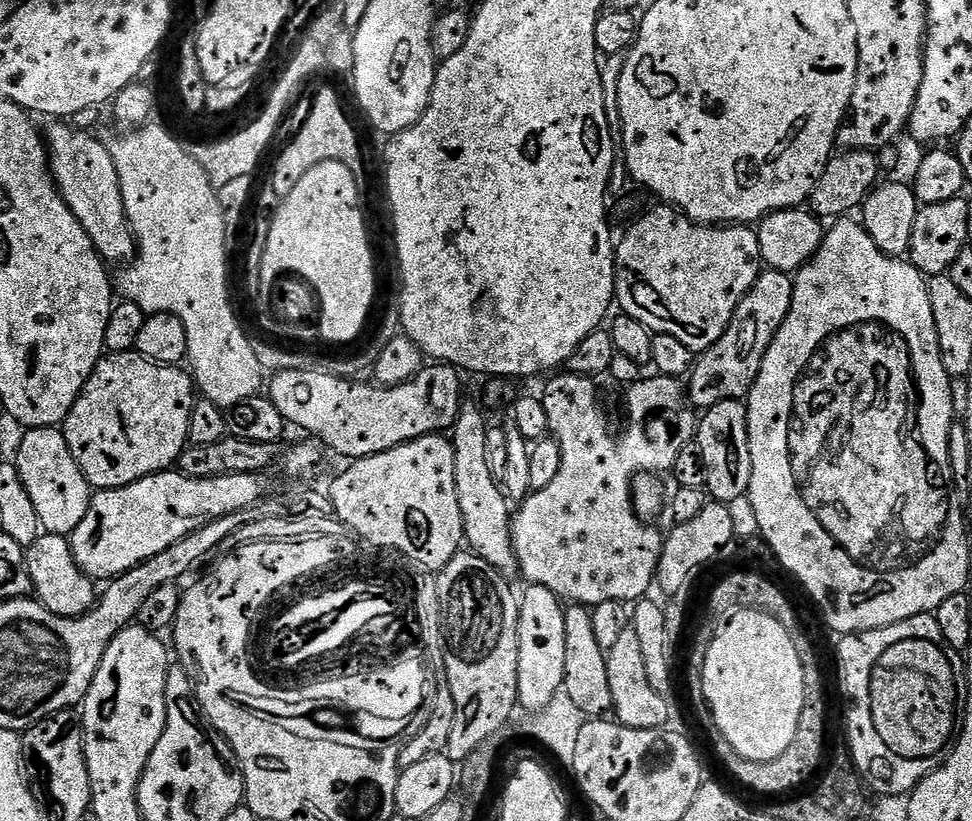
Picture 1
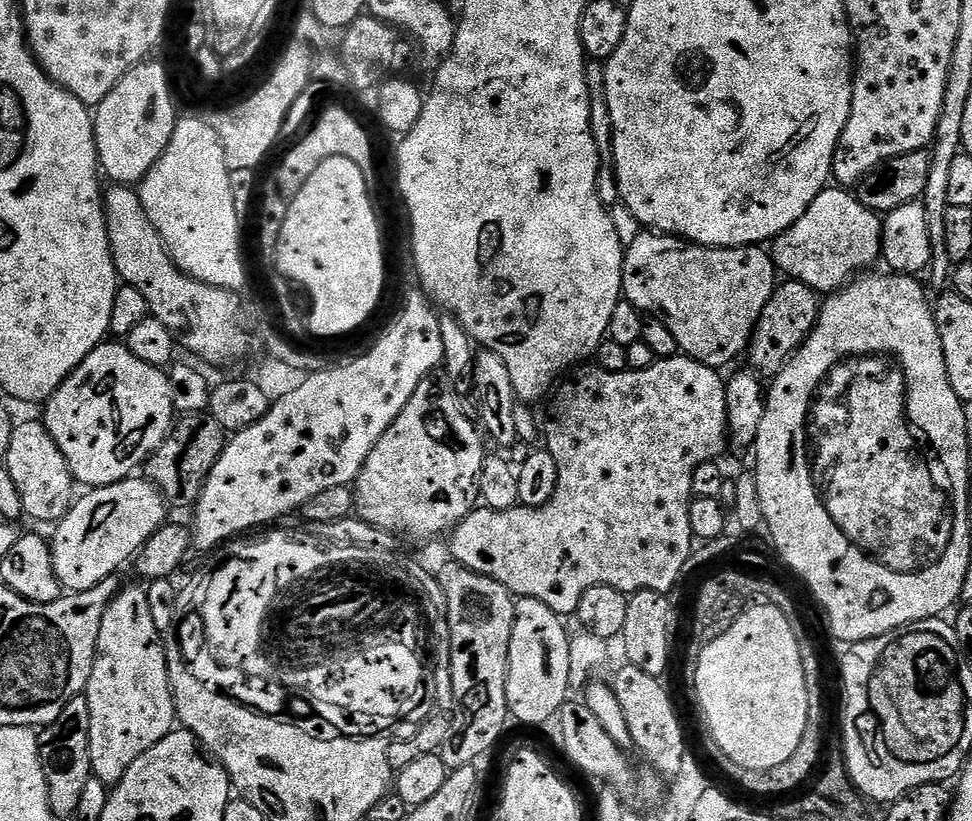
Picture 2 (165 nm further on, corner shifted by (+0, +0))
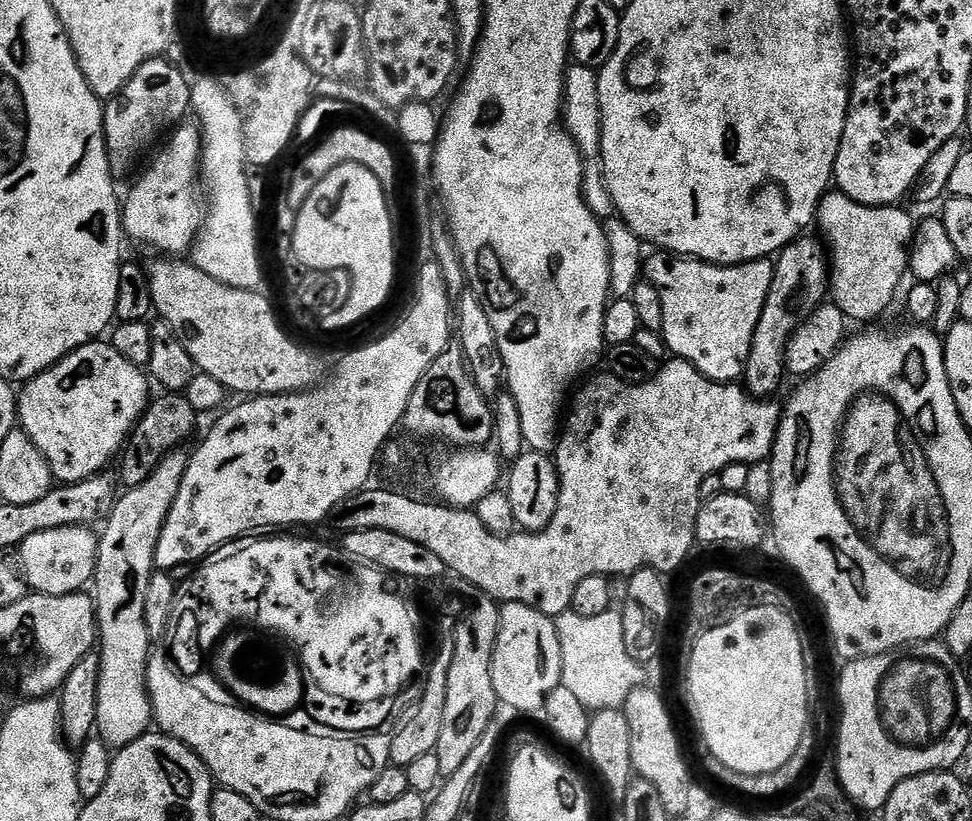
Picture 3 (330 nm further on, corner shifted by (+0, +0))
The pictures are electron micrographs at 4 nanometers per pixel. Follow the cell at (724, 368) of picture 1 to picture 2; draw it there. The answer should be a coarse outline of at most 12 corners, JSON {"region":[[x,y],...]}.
{"region":[[781,283],[748,341],[751,371],[776,377],[814,330],[821,297]]}

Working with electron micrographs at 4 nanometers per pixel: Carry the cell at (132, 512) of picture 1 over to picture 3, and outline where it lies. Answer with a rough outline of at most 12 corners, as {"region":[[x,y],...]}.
{"region":[[88,526],[30,534],[18,546],[29,589],[71,596],[96,574]]}

